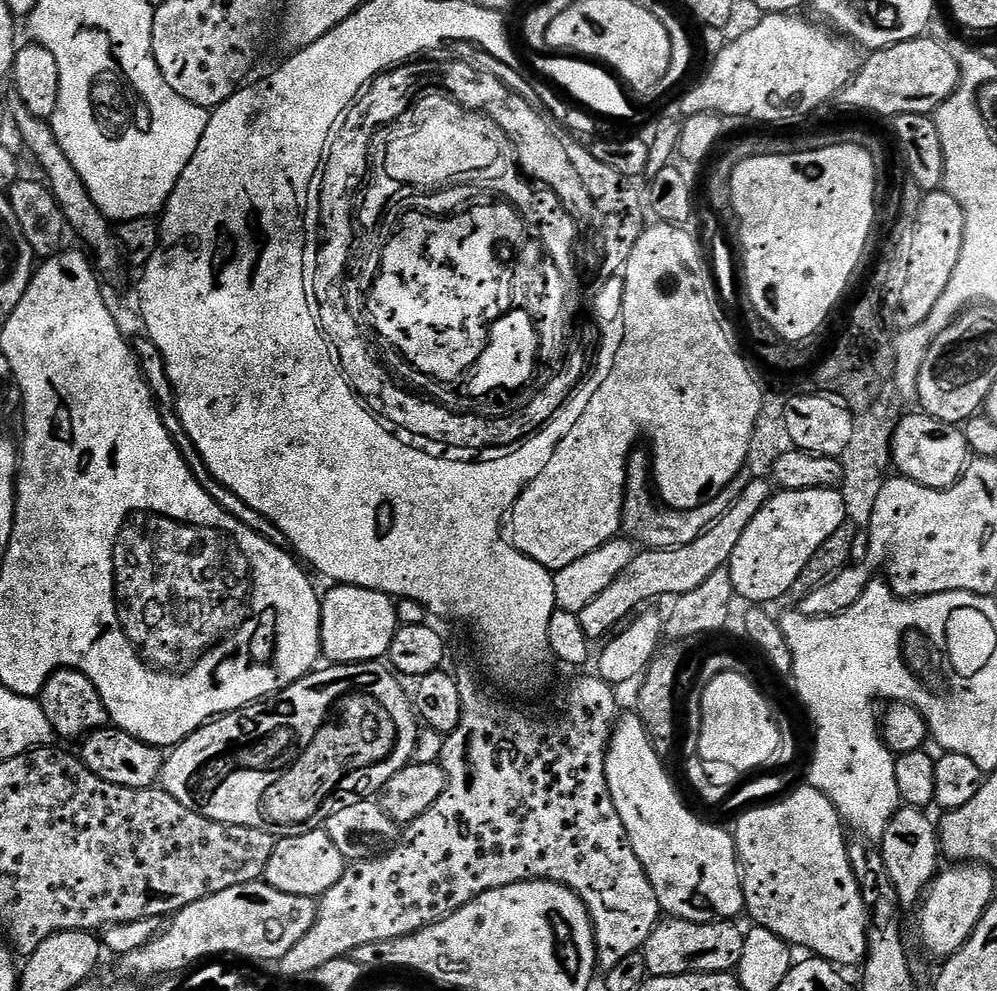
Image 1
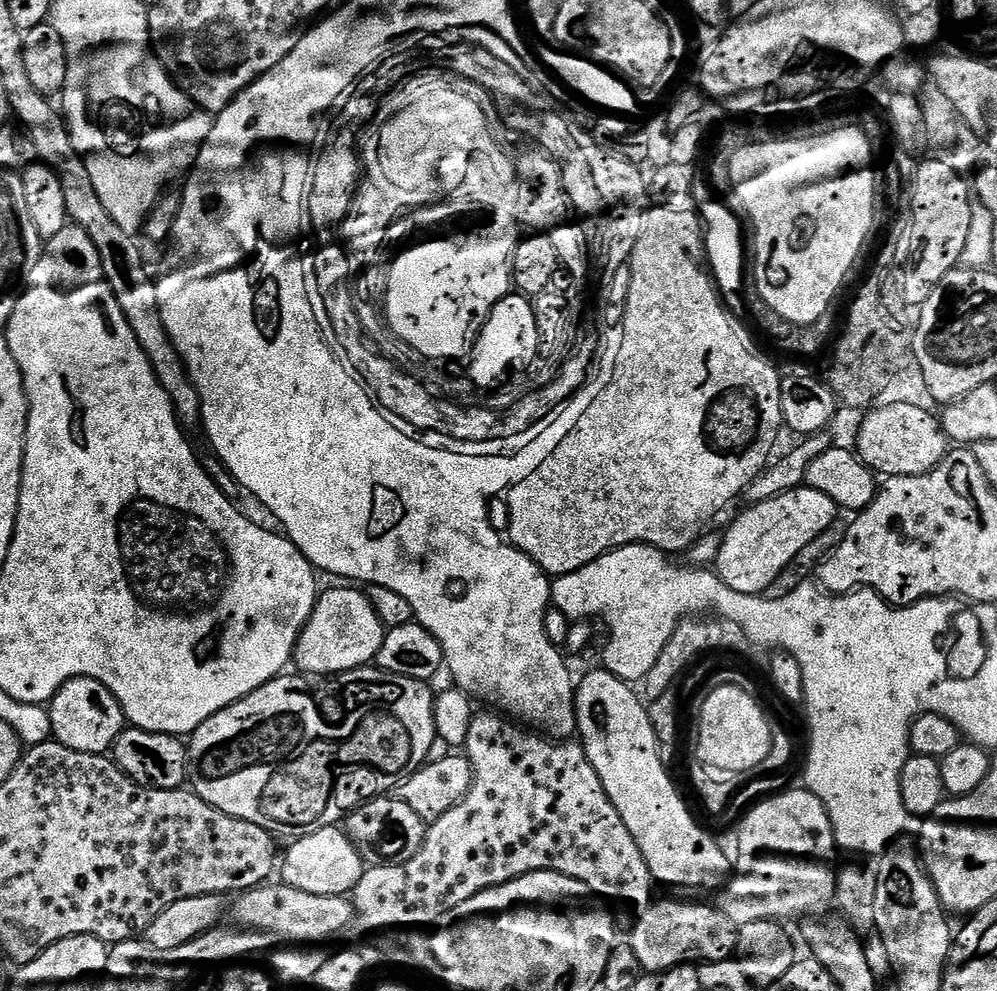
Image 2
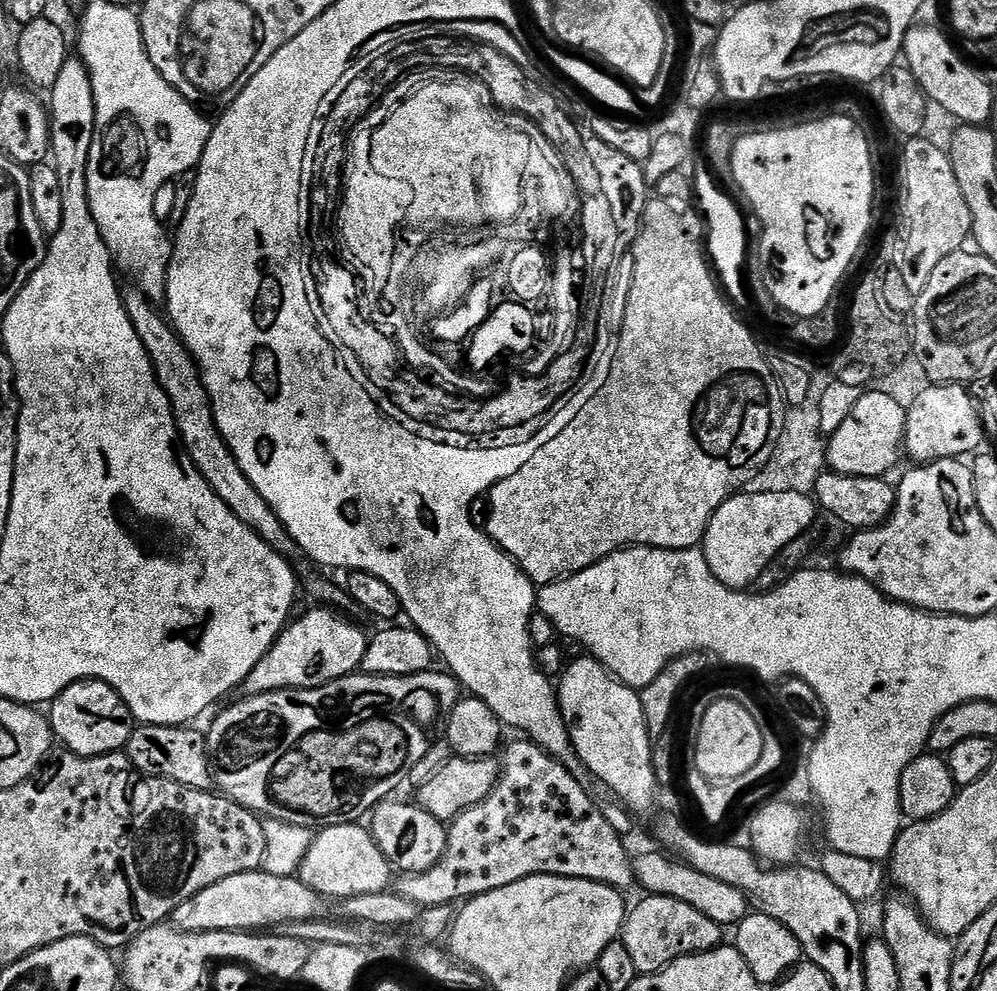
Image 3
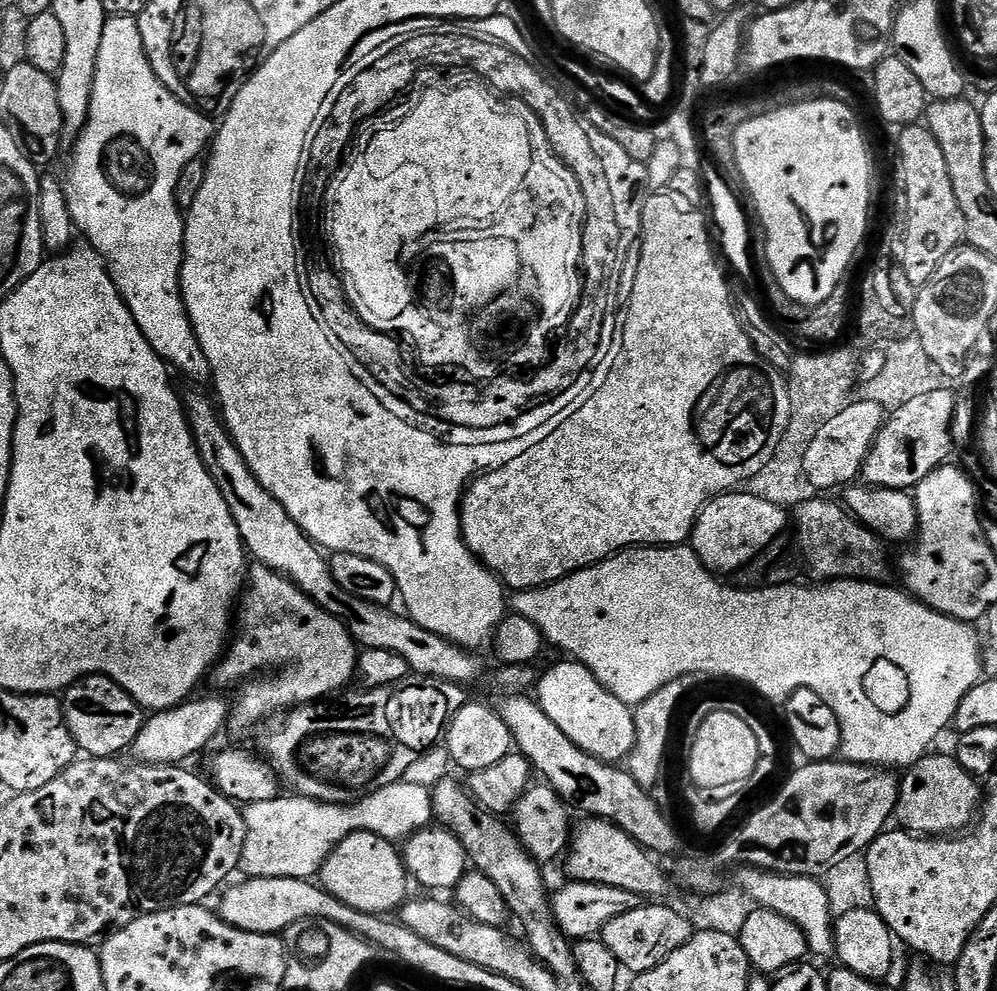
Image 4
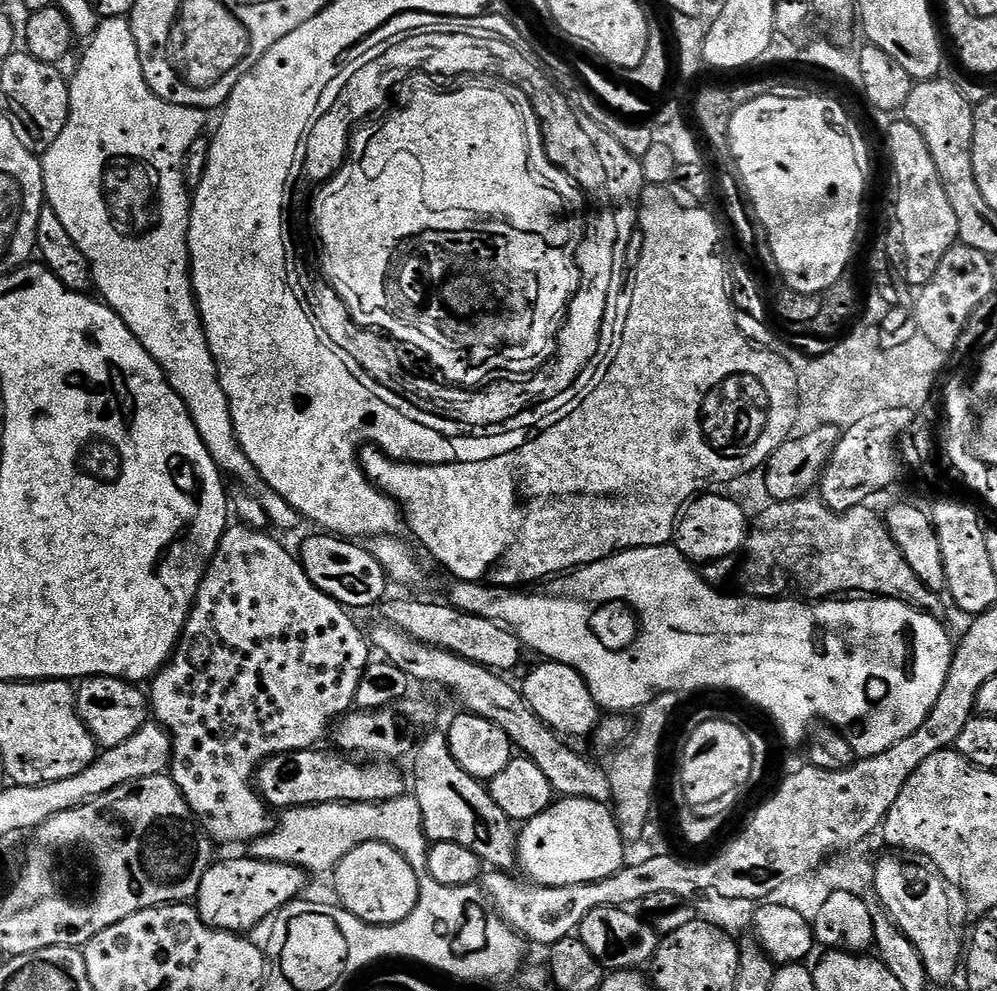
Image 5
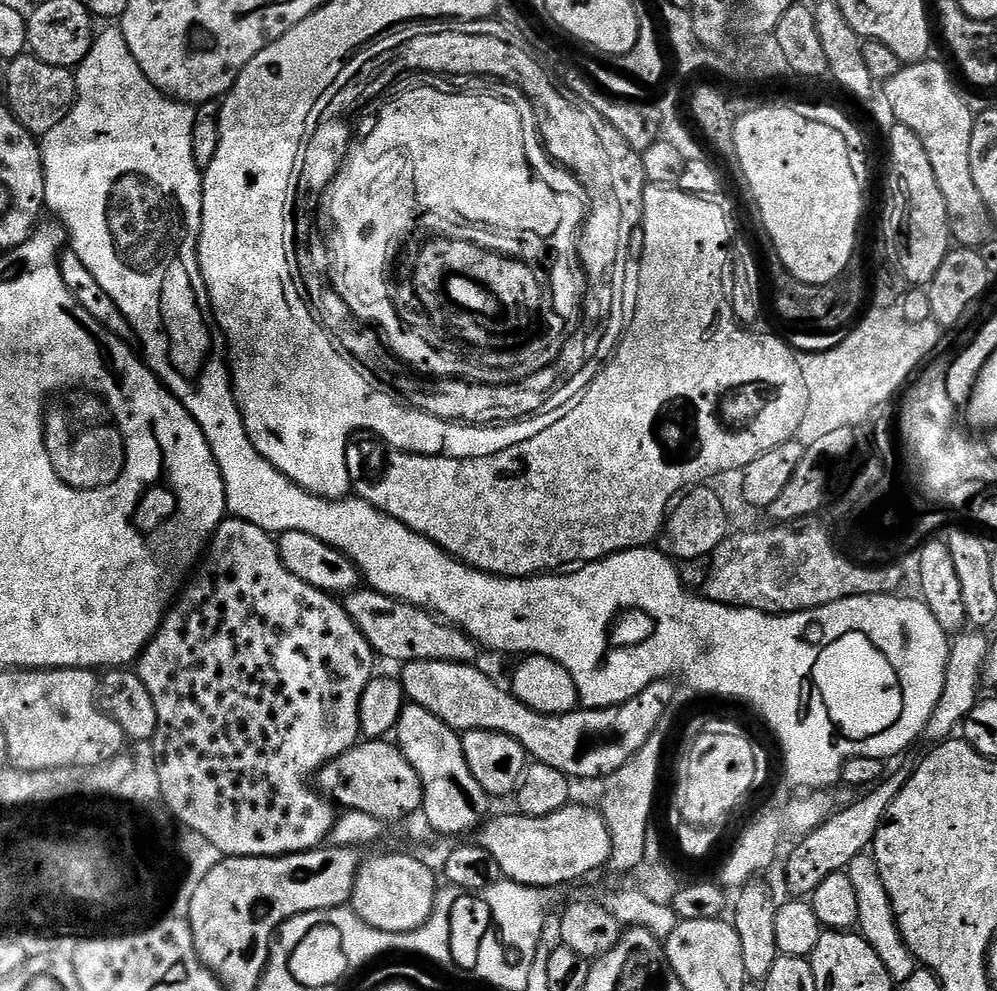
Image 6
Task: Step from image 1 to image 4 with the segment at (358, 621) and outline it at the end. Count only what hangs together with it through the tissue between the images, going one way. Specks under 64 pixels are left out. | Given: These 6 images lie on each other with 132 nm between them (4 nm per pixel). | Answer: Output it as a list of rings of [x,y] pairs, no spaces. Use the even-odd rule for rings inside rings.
[[[204,696],[201,700],[189,698],[177,708],[167,708],[165,712],[153,712],[145,719],[138,738],[133,742],[131,751],[136,752],[135,759],[142,764],[175,764],[177,766],[188,762],[191,756],[196,756],[216,735],[225,731],[230,711],[229,701],[220,696]]]

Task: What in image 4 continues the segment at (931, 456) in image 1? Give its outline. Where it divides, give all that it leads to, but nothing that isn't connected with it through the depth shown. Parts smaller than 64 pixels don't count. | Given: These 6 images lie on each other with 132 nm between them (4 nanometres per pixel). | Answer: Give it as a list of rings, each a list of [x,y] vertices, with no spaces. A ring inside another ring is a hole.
[[[856,400],[849,402],[842,414],[834,414],[826,426],[816,430],[814,442],[806,449],[802,465],[802,475],[813,489],[837,488],[843,489],[851,485],[861,475],[868,452],[872,449],[880,427],[884,425],[886,409],[878,402]]]

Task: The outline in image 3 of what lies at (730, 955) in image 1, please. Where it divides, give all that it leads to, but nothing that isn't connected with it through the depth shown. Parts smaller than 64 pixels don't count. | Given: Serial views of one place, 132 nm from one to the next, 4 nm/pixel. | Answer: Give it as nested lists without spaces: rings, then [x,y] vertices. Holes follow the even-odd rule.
[[[669,896],[643,897],[645,900],[636,909],[629,911],[624,918],[622,939],[626,951],[631,955],[637,973],[660,972],[670,962],[683,956],[693,956],[696,952],[709,952],[721,947],[725,929],[714,918],[706,918],[702,910],[686,906],[678,898]]]

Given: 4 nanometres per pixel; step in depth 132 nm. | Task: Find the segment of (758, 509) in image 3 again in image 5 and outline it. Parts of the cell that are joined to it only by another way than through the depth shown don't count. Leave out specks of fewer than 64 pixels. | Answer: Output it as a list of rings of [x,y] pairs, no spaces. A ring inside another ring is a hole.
[[[701,494],[685,507],[676,526],[674,546],[687,560],[701,566],[737,555],[747,545],[749,531],[750,518],[738,502],[719,494]]]

